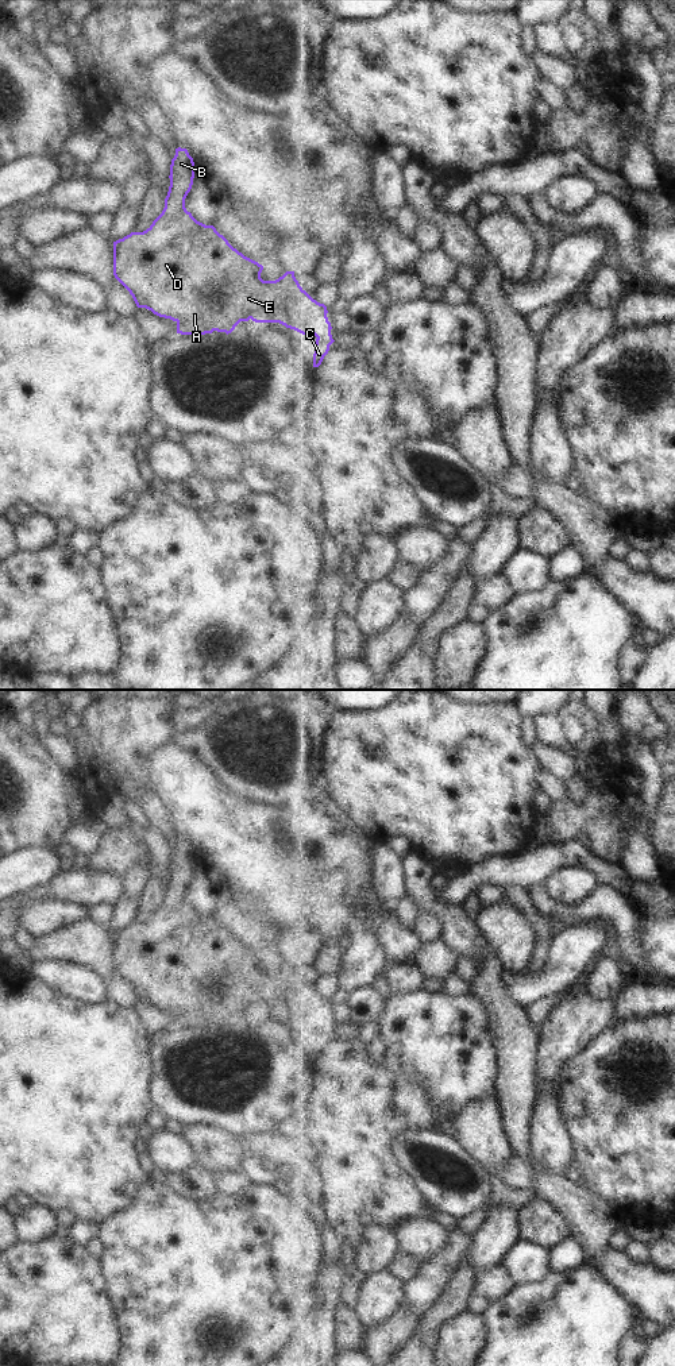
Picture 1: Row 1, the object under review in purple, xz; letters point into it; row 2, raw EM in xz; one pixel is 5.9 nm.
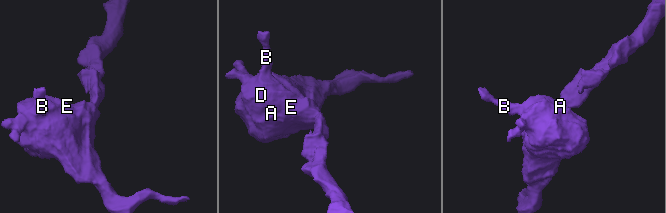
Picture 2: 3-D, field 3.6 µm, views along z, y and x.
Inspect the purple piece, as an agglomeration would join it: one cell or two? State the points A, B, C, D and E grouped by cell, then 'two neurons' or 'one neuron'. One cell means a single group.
A B C D E | one neuron

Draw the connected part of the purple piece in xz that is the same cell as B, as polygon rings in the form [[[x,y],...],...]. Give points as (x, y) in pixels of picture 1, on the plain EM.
[[[176,840],[170,856],[170,877],[162,904],[143,923],[131,923],[113,933],[113,966],[130,983],[138,999],[177,1014],[177,1024],[205,1026],[213,1022],[231,1024],[240,1012],[279,1014],[302,1026],[315,1026],[313,1058],[319,1058],[335,1033],[327,998],[313,991],[298,975],[294,962],[286,962],[275,972],[263,972],[263,957],[244,948],[220,926],[213,917],[197,912],[185,899],[185,890],[192,880],[194,853],[186,840]]]

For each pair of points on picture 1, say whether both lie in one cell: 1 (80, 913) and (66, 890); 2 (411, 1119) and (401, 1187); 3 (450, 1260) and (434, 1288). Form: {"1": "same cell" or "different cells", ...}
{"1": "different cells", "2": "same cell", "3": "same cell"}

